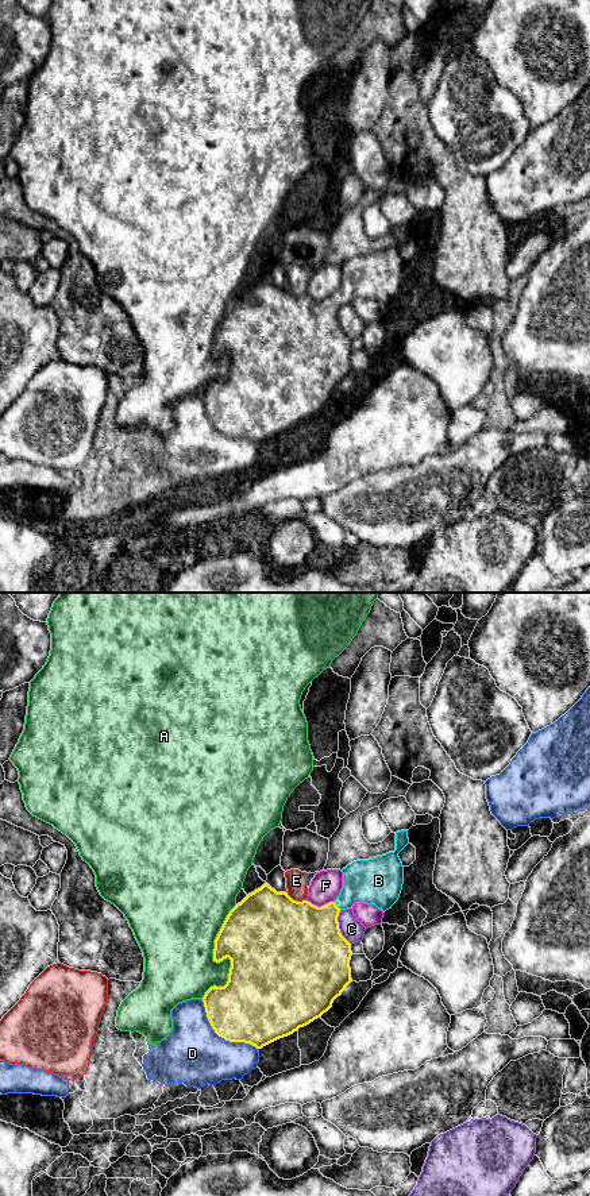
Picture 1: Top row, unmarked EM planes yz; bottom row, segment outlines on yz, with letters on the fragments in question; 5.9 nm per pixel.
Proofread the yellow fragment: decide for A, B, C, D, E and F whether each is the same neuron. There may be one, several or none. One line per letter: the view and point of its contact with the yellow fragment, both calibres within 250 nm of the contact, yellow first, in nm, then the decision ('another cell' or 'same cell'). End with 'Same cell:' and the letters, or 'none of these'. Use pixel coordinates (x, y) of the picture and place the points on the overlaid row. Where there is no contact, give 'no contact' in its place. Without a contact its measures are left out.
A: yz (220, 960) | 400/420 nm | another cell
B: yz (336, 906) | 380/260 nm | same cell
C: yz (338, 928) | 500/140 nm | another cell
D: yz (222, 1037) | 420/360 nm | another cell
E: yz (296, 901) | 500/130 nm | another cell
F: yz (322, 906) | 480/180 nm | another cell
Same cell: B

